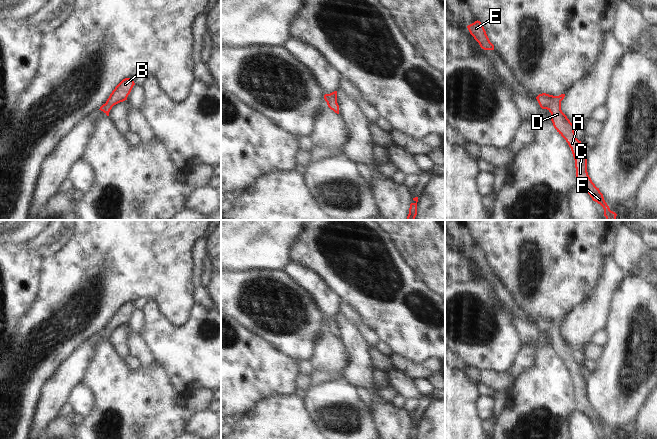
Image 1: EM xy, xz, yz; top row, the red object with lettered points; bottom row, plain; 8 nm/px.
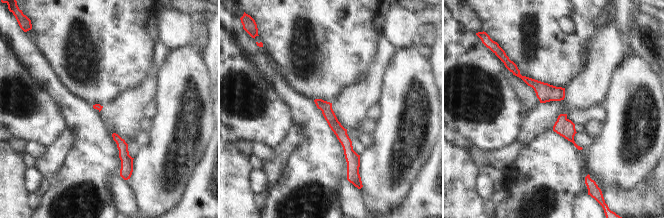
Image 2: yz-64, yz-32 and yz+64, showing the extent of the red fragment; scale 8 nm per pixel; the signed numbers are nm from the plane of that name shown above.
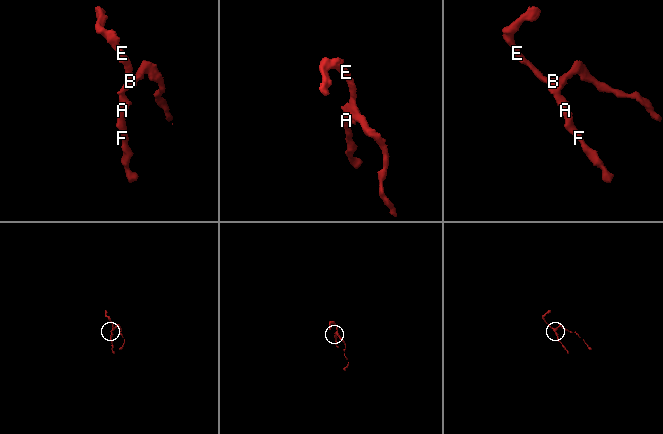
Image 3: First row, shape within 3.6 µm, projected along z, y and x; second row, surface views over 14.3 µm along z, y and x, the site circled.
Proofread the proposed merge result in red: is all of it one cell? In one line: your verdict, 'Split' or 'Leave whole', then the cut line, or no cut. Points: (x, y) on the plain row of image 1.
Leave whole. No split.

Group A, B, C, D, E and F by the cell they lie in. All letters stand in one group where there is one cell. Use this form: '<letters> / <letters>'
A B C D E F

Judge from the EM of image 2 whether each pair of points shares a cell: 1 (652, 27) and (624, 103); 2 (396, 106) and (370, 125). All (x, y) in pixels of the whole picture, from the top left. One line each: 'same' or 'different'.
1: different
2: different

